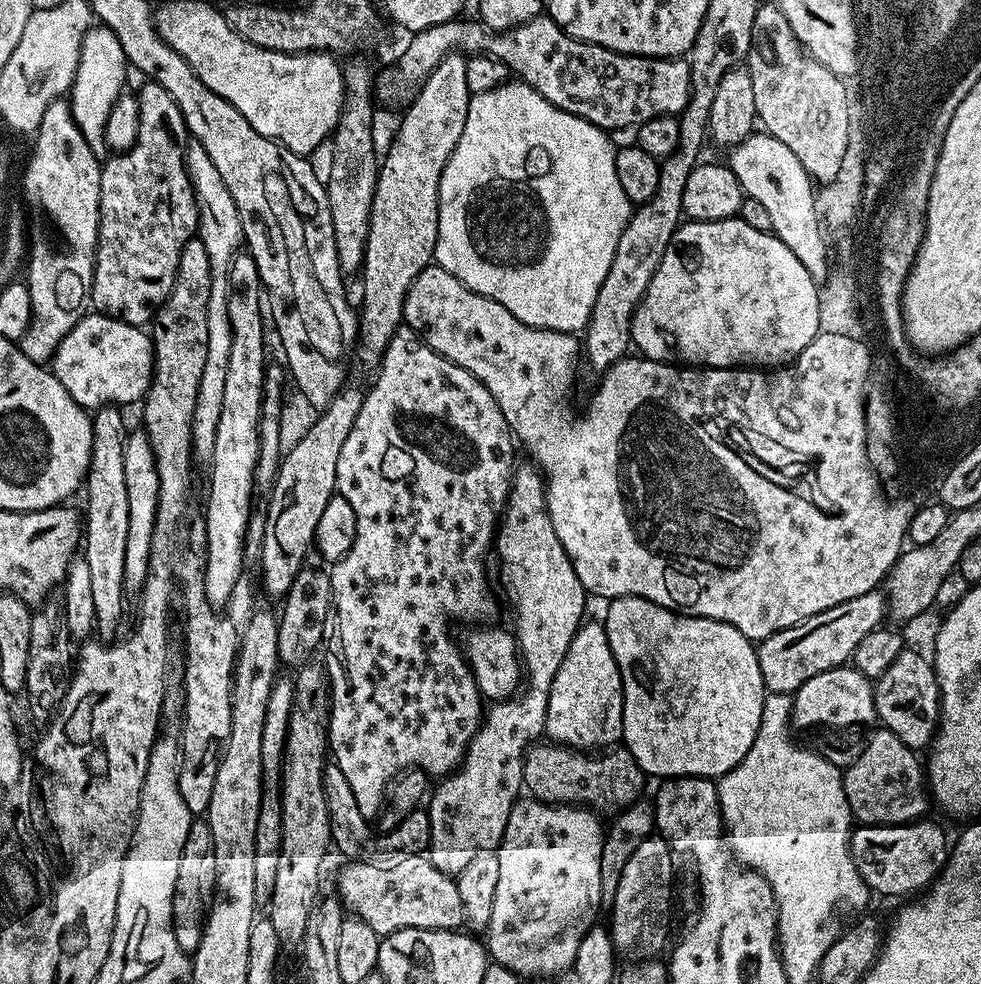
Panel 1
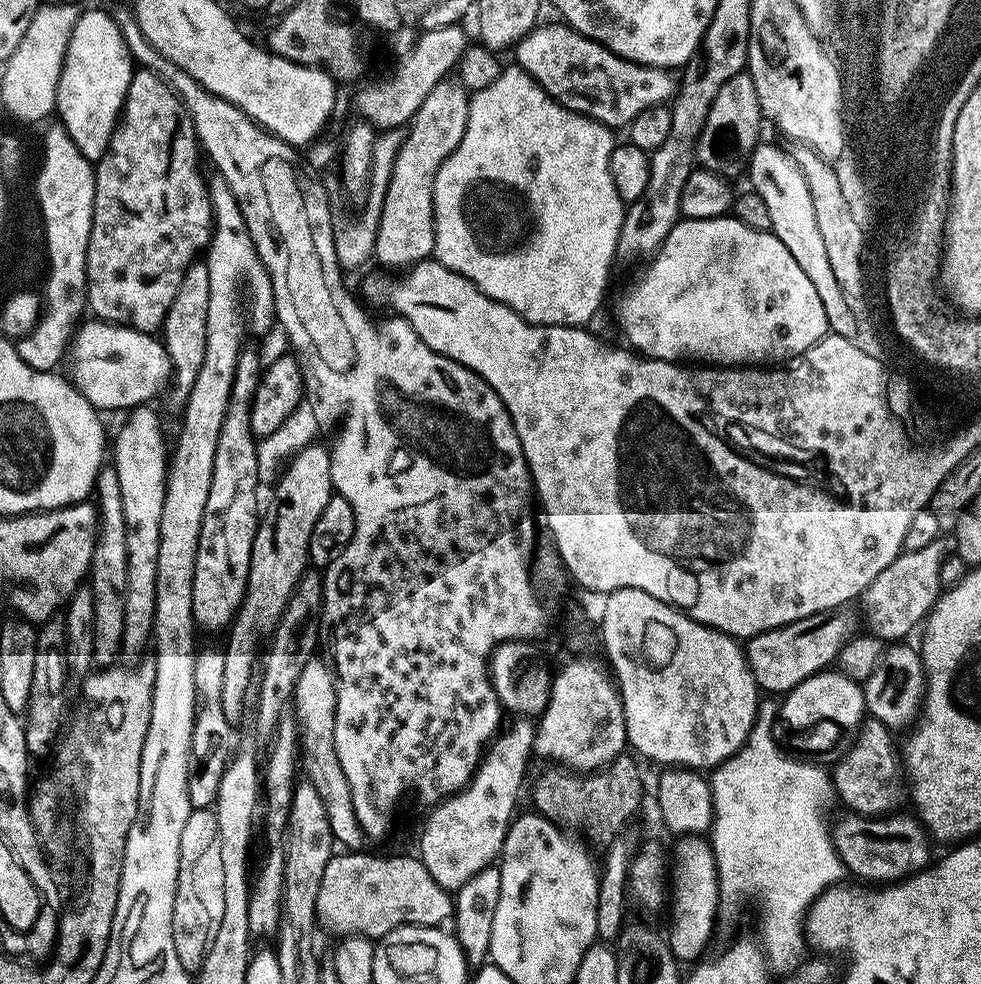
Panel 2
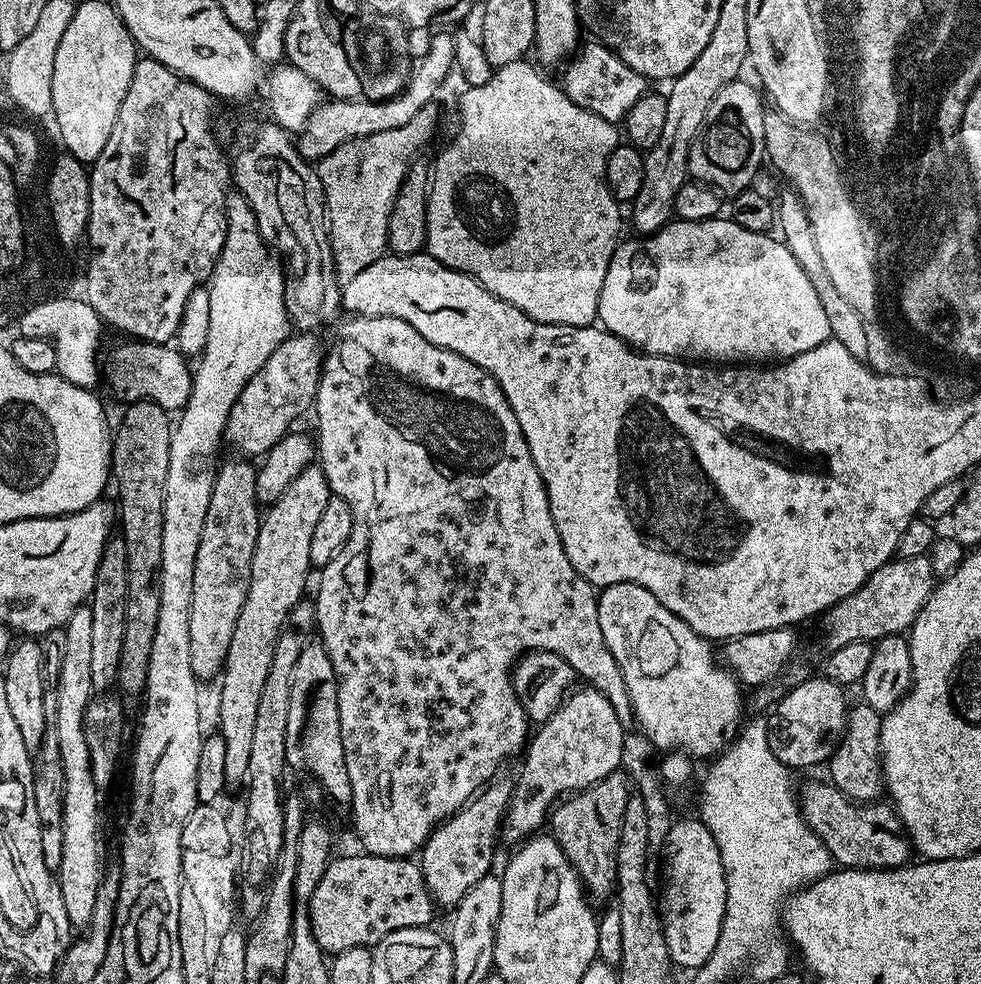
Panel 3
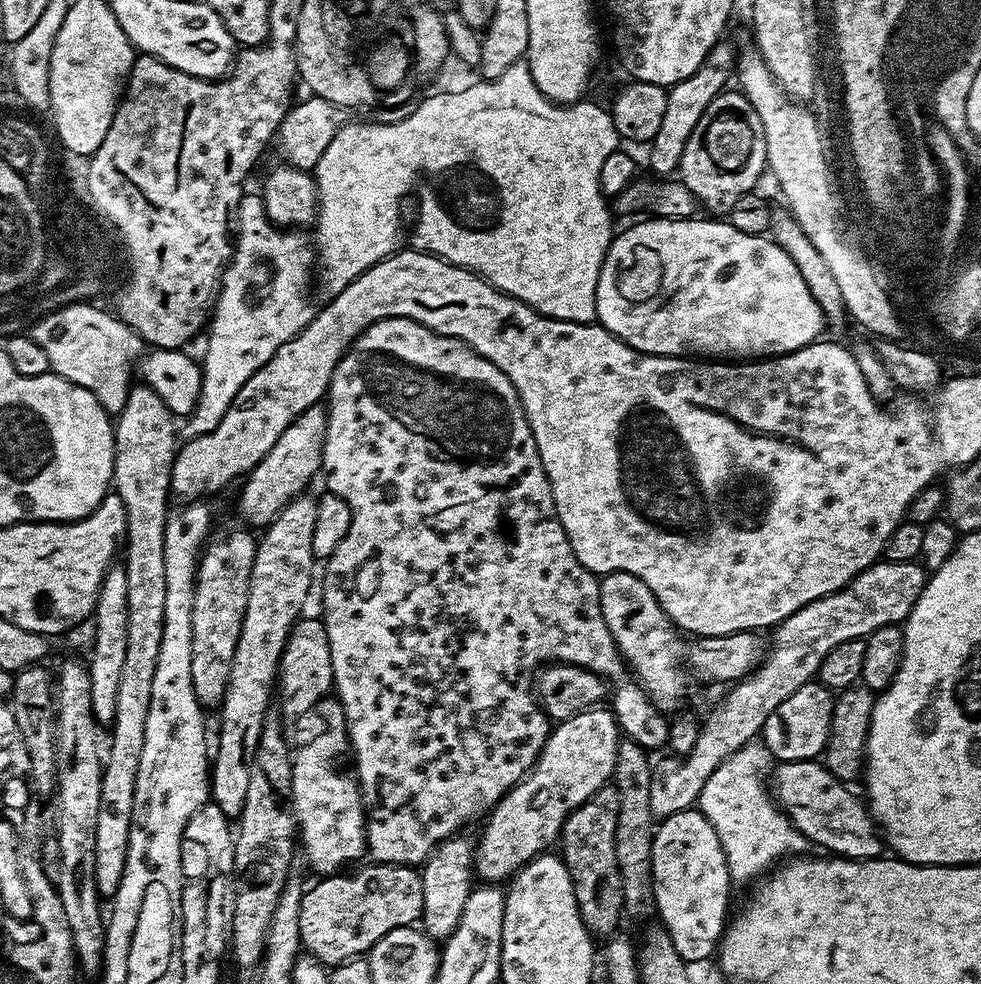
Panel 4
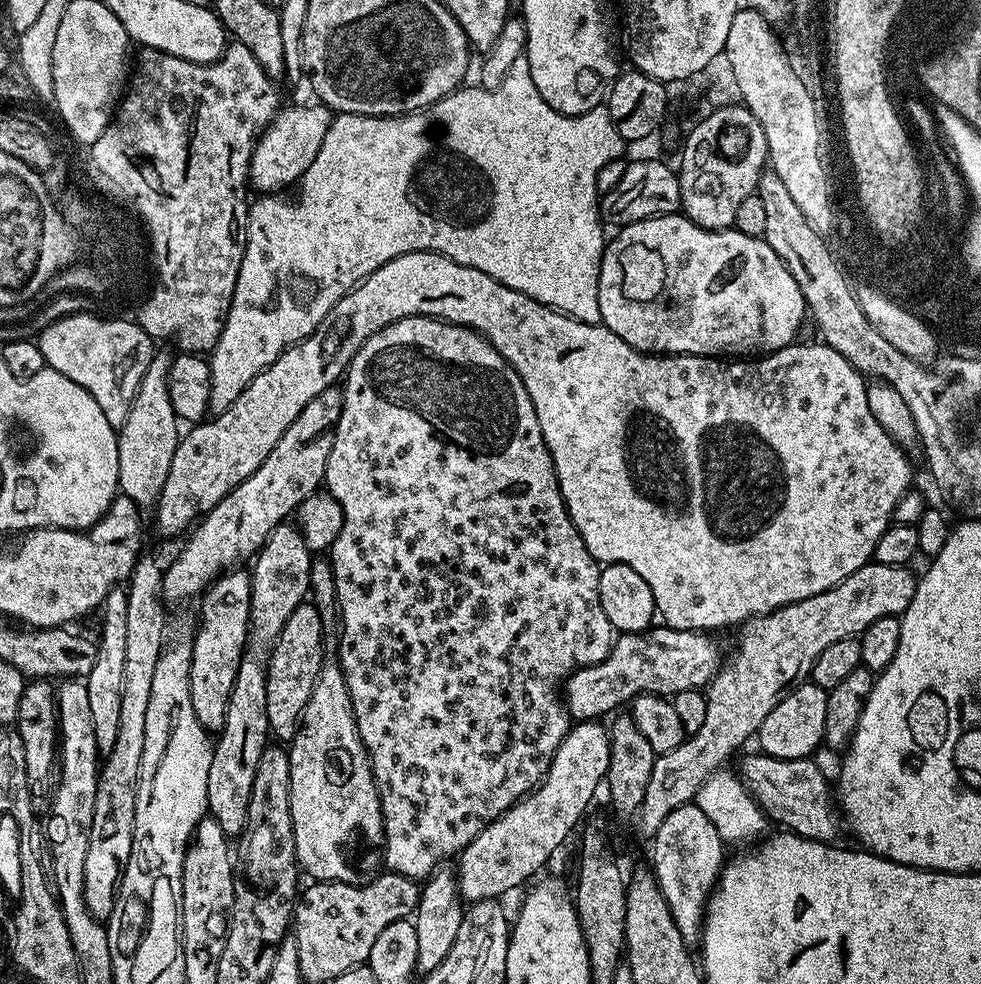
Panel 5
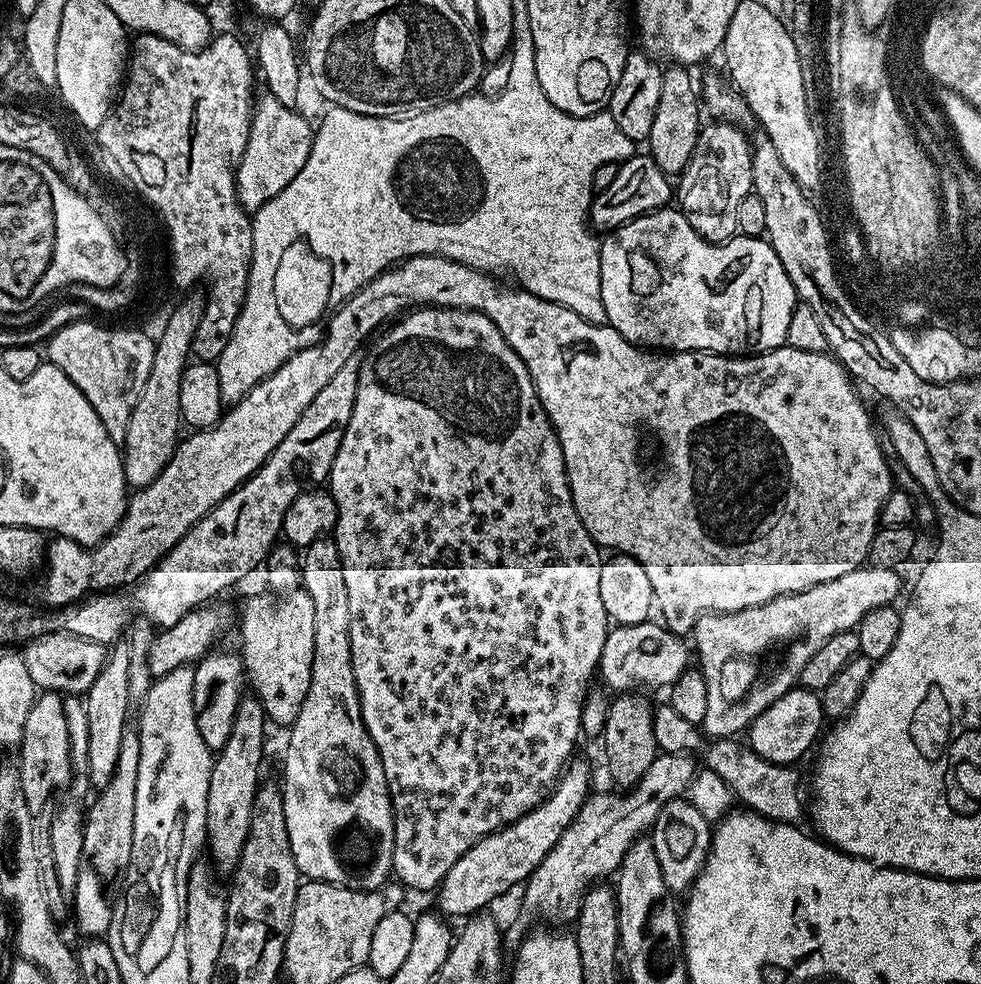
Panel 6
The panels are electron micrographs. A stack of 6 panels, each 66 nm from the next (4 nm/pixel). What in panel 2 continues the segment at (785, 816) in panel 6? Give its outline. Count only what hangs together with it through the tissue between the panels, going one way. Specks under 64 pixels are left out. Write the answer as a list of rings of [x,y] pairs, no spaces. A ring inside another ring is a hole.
[[[844,814],[837,824],[831,825],[830,831],[836,852],[840,855],[845,869],[851,875],[853,872],[857,876],[853,876],[857,881],[867,882],[872,886],[894,884],[928,867],[933,859],[932,852],[928,849],[929,837],[919,820],[911,815],[900,815],[892,814],[885,818]]]

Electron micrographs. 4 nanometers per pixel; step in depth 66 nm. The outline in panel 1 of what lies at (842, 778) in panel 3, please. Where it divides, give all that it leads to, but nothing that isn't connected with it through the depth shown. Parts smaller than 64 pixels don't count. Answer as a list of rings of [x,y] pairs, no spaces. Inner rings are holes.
[[[880,726],[863,741],[858,758],[843,769],[846,802],[850,806],[853,817],[860,824],[911,824],[923,817],[930,808],[930,789],[926,783],[926,772],[915,751],[898,738],[889,728]]]

